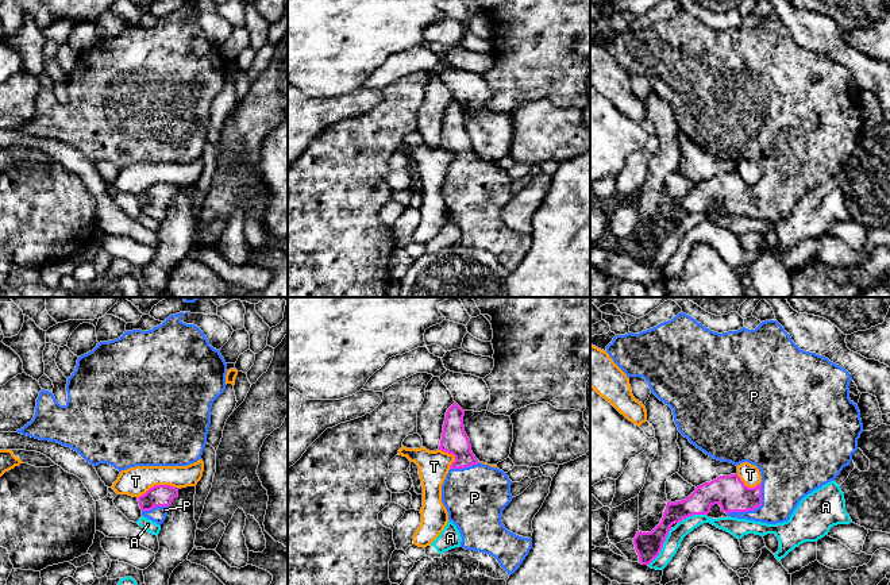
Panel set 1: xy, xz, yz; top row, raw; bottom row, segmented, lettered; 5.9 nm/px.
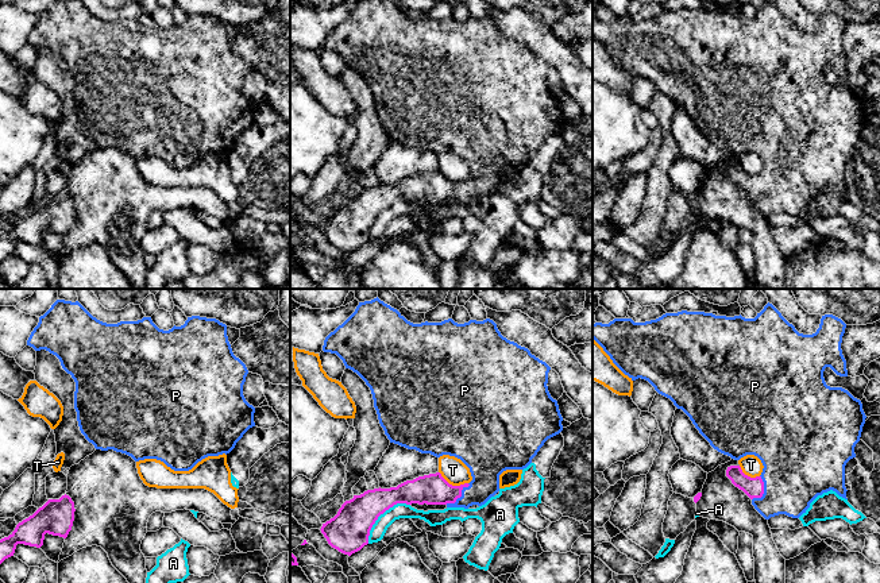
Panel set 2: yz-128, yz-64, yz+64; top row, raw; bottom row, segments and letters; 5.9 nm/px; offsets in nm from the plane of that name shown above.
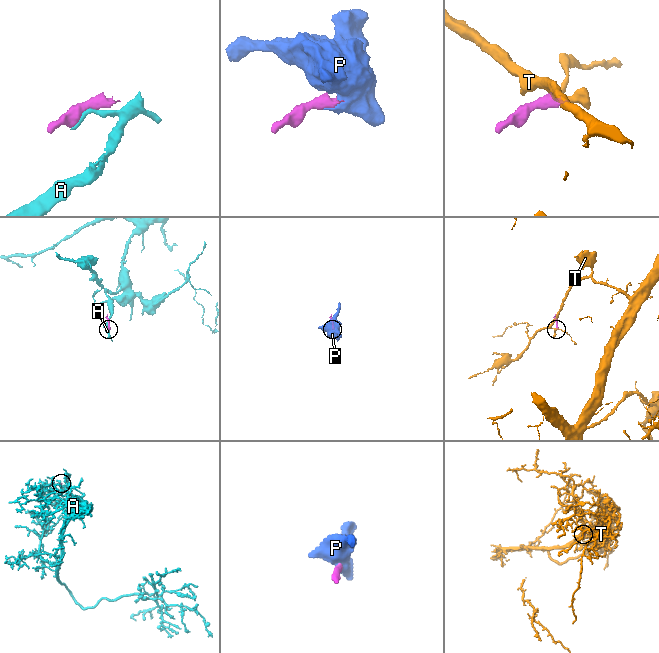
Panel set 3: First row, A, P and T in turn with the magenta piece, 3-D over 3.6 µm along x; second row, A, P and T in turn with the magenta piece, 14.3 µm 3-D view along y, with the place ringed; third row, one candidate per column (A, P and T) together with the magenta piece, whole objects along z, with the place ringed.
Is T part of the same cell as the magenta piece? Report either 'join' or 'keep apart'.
keep apart

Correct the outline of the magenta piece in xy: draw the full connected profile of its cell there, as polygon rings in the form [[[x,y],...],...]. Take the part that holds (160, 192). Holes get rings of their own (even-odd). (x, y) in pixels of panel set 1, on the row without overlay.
[[[155,182],[138,195],[142,213],[162,222],[166,216],[172,199],[178,195],[178,185]]]

